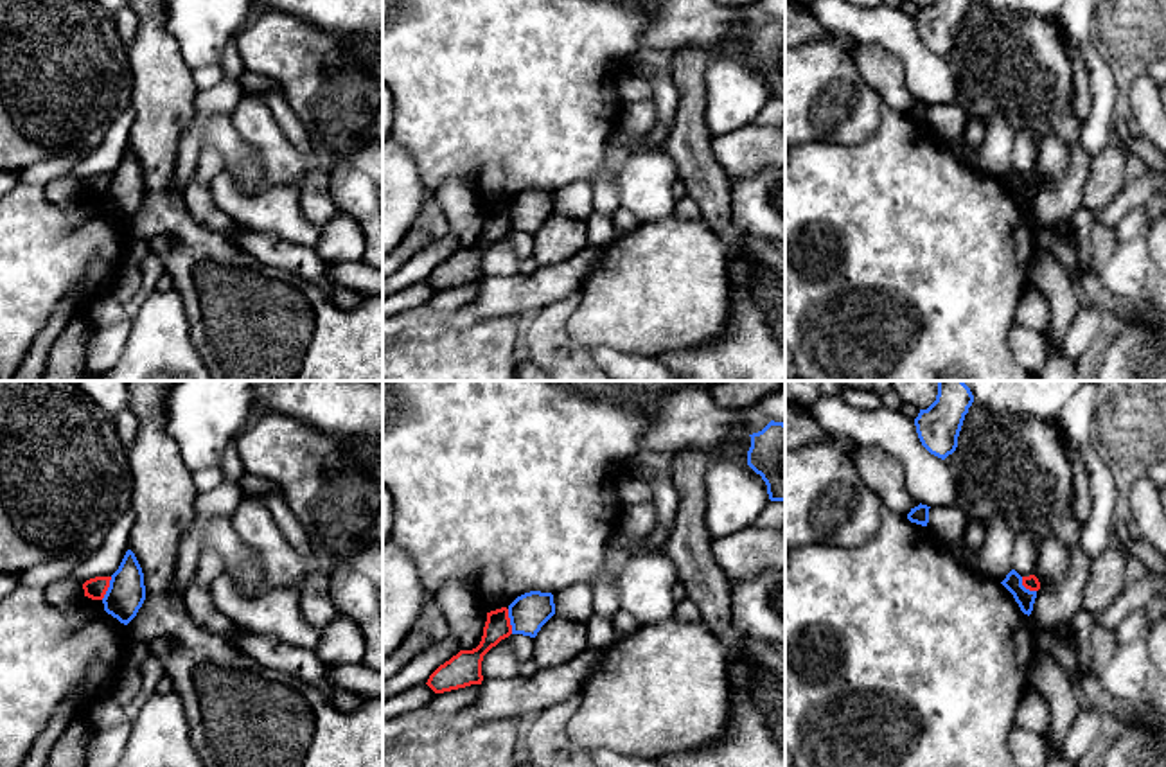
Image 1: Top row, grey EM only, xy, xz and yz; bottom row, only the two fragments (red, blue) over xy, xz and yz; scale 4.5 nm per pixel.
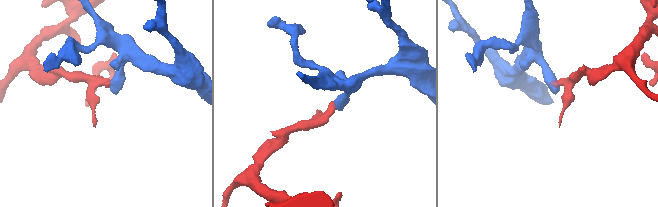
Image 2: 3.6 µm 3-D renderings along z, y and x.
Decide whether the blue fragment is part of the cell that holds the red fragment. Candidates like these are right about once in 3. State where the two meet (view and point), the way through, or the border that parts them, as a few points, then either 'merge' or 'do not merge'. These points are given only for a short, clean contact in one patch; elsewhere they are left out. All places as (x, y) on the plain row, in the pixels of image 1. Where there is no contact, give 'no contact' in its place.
xz (509, 220) | along xz (507, 207), (512, 230) | do not merge

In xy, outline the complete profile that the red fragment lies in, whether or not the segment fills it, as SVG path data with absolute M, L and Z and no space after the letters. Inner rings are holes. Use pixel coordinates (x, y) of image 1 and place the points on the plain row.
M95 174L83 181L84 194L92 198L102 198L108 185L110 185L111 174Z

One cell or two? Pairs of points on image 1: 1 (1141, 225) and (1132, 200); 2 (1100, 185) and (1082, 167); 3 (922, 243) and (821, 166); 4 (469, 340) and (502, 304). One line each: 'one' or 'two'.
1: two
2: two
3: one
4: two

